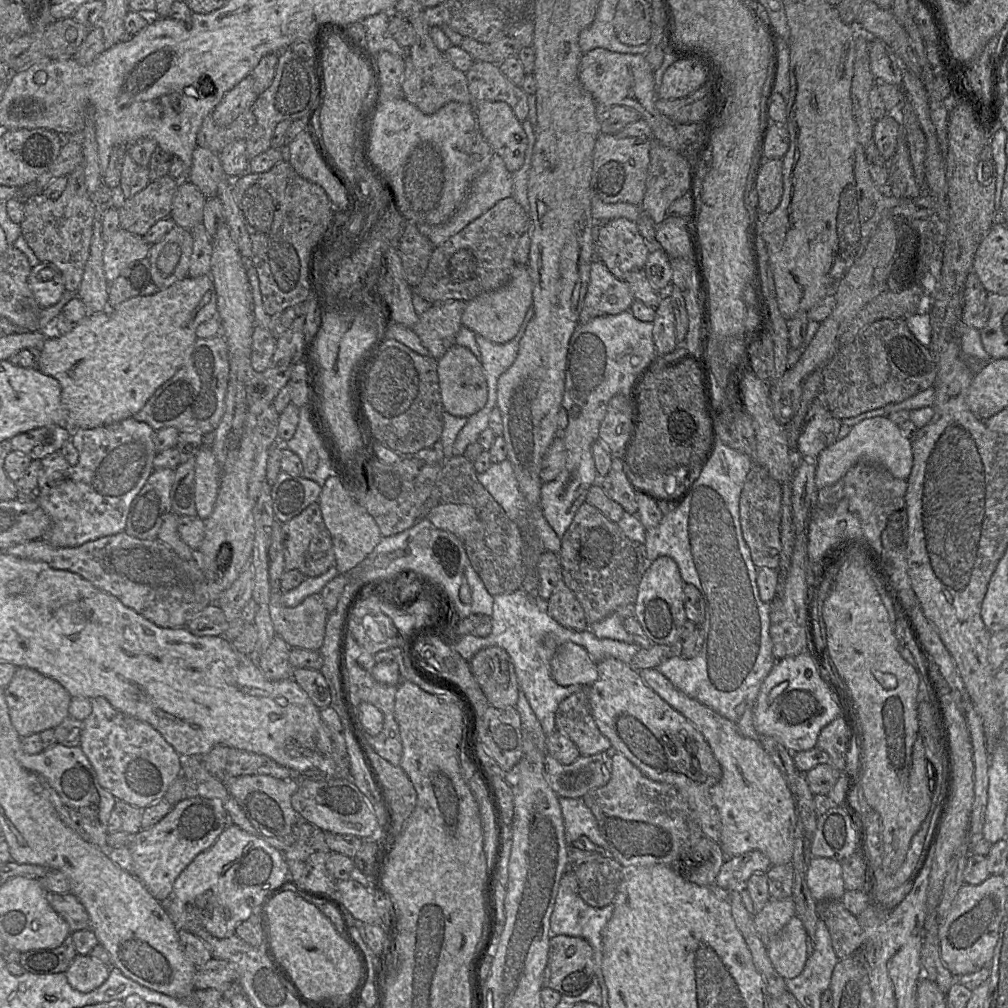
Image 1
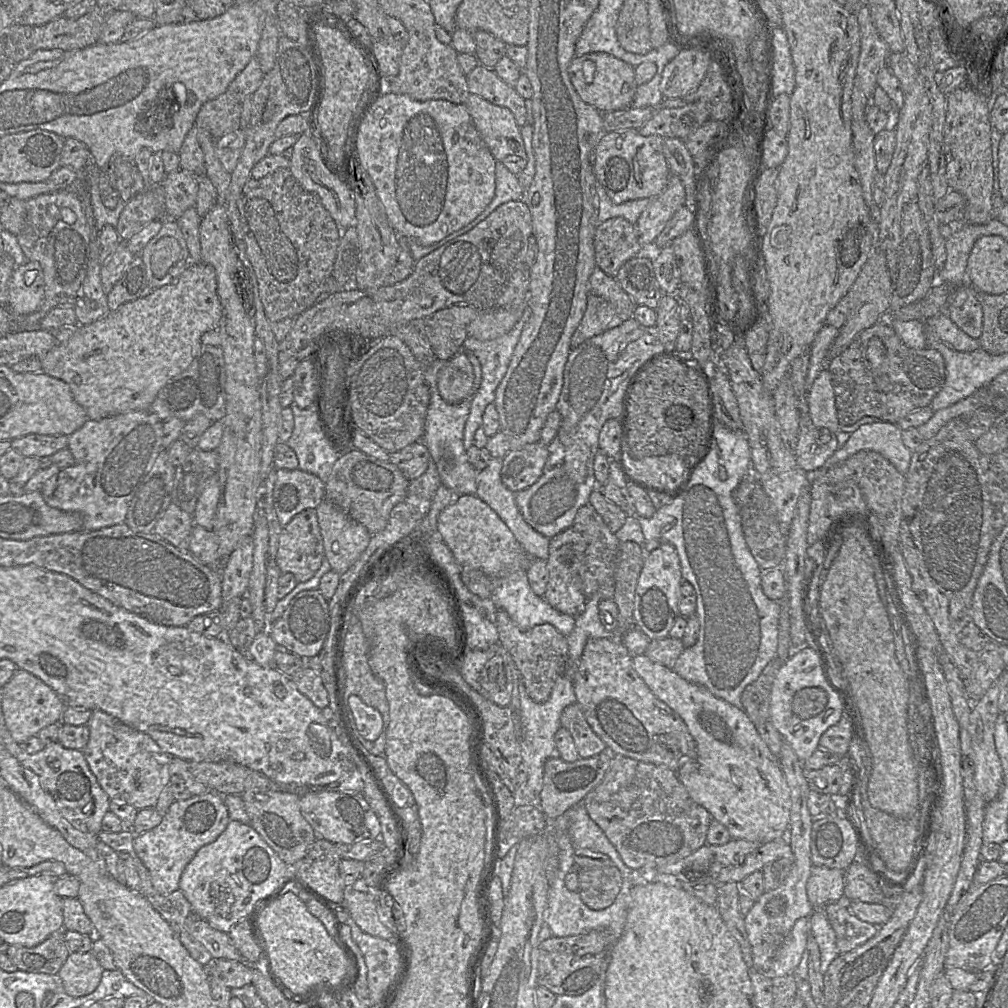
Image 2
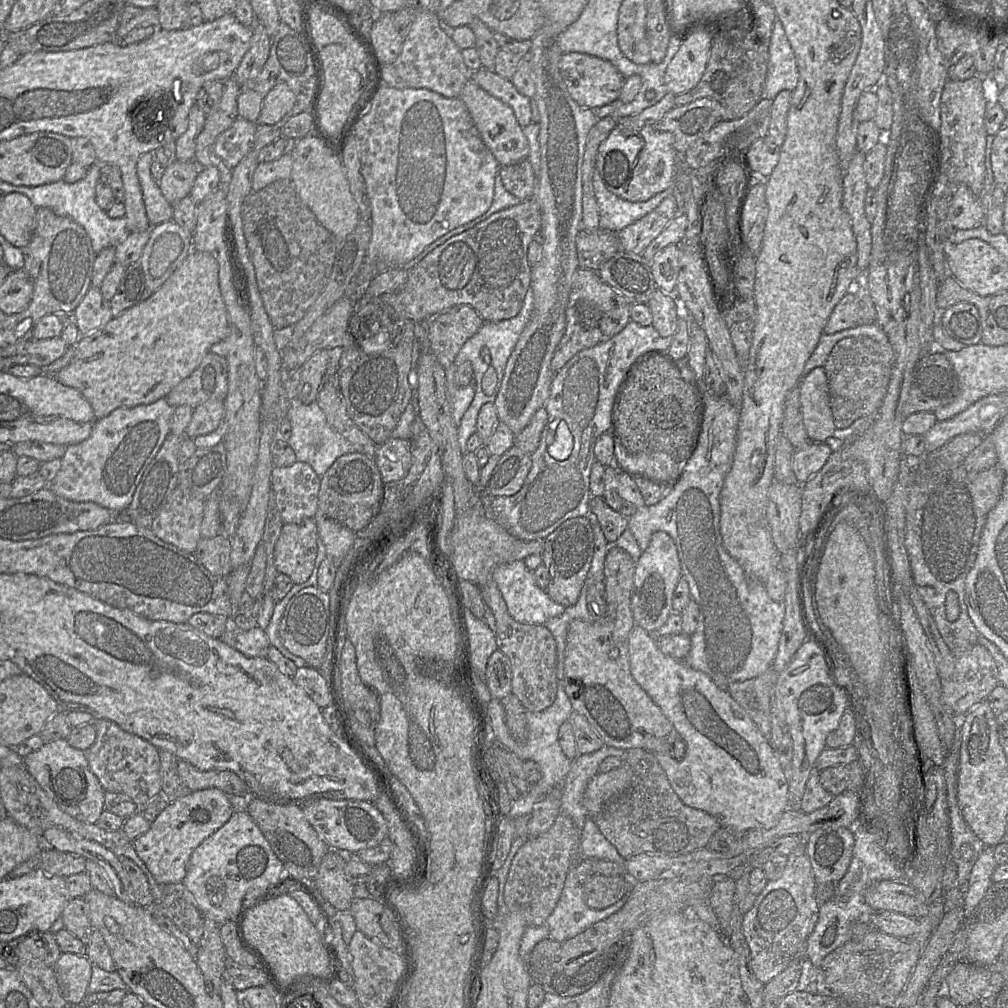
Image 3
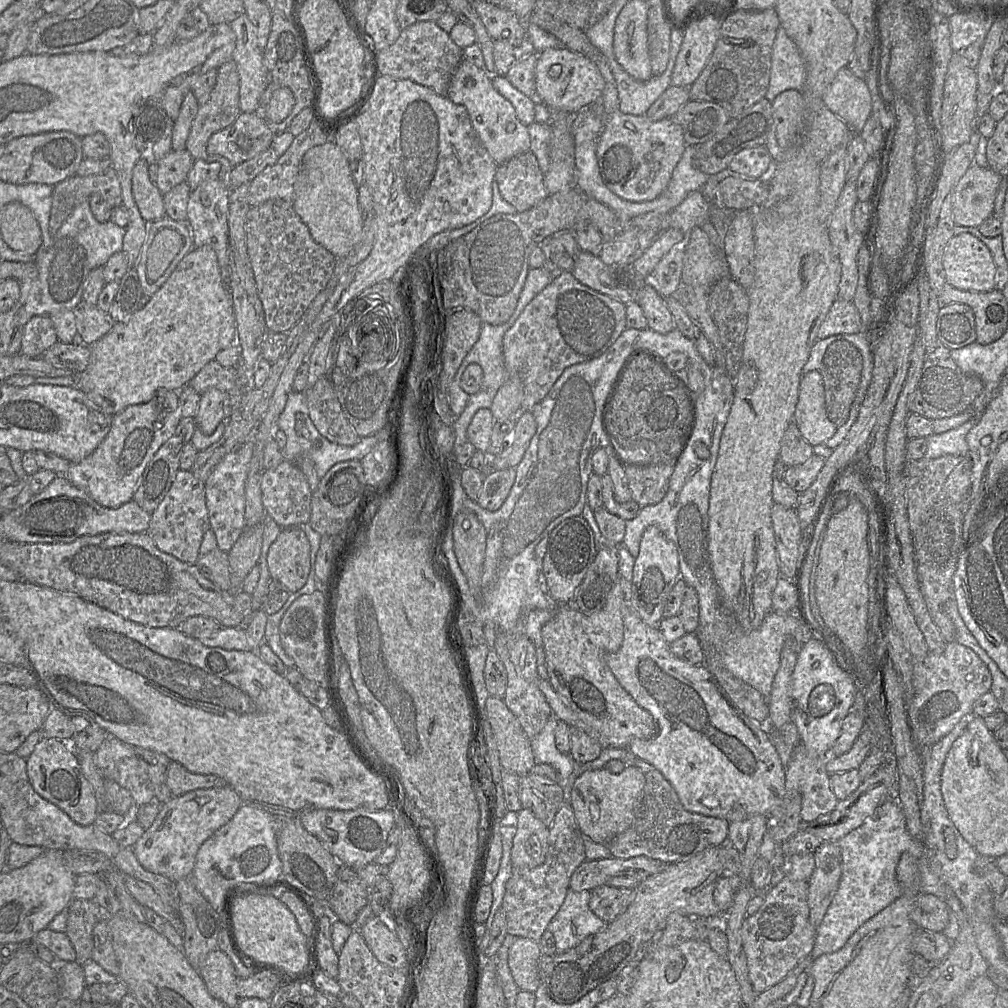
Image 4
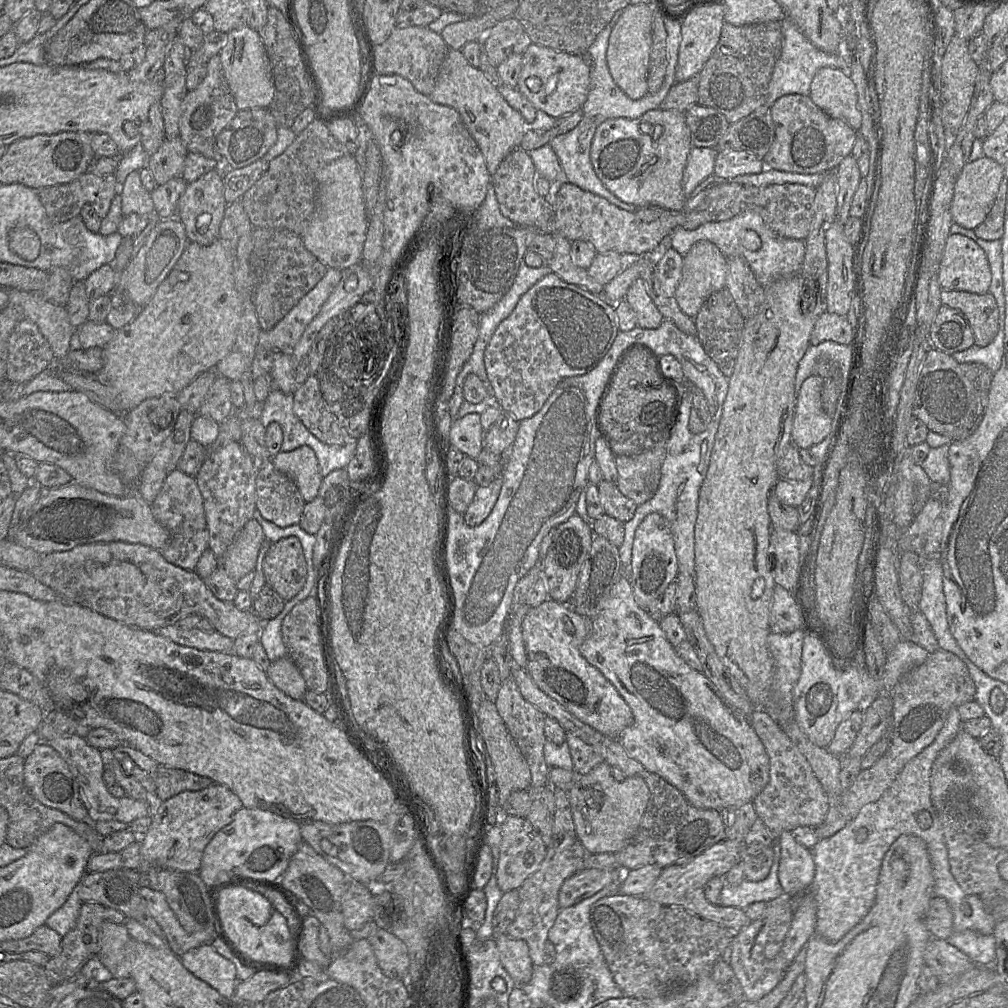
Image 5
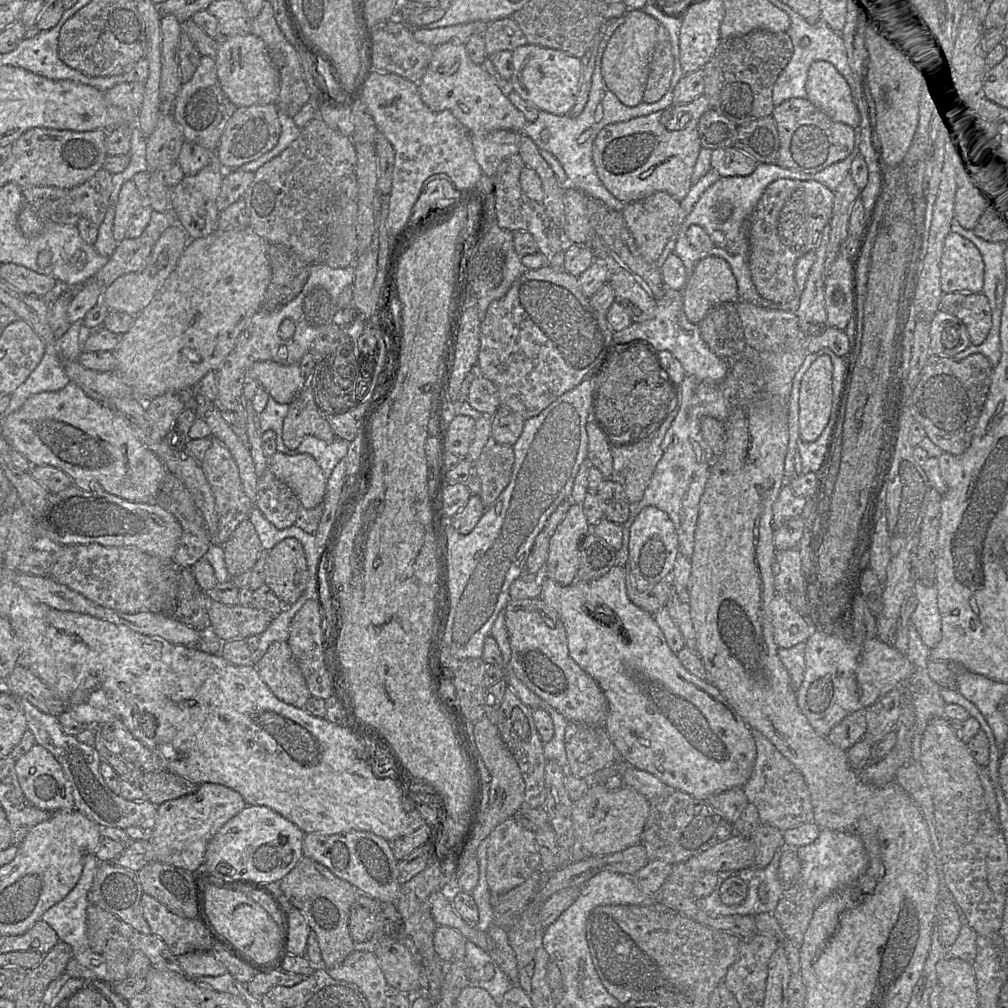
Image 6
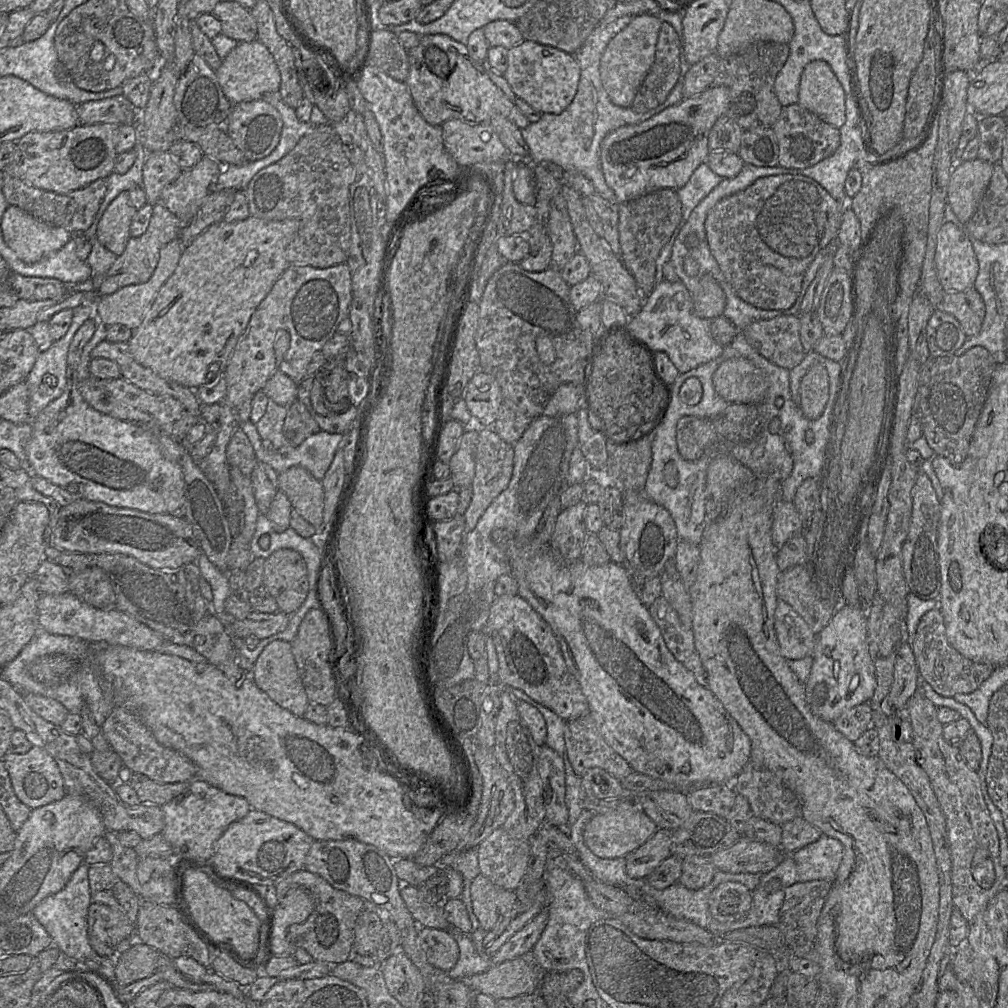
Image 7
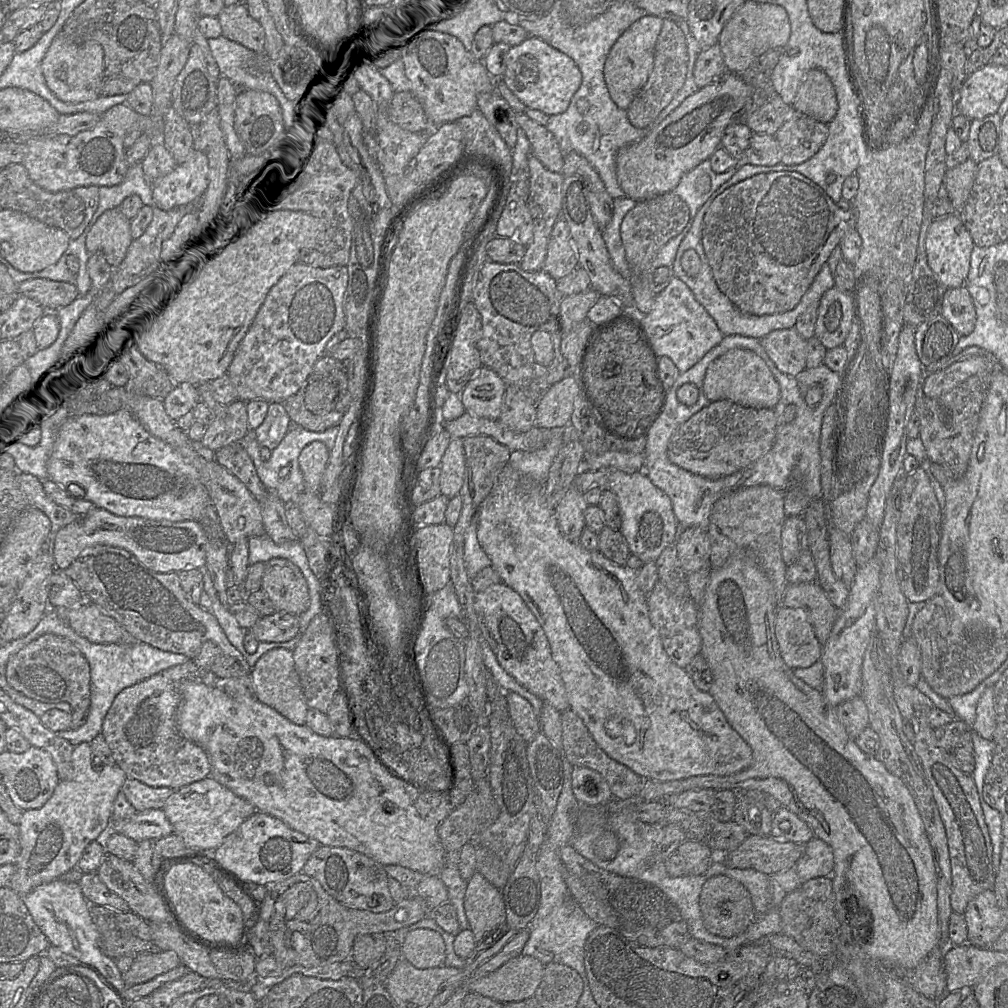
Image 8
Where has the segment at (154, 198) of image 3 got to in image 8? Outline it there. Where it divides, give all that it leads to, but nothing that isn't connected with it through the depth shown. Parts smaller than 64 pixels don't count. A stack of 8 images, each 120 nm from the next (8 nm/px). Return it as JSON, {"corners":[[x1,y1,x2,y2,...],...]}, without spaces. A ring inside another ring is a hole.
{"corners":[[118,206,99,217,86,238,86,249,90,254,103,253,108,264,116,268,125,258,132,241,131,220]]}

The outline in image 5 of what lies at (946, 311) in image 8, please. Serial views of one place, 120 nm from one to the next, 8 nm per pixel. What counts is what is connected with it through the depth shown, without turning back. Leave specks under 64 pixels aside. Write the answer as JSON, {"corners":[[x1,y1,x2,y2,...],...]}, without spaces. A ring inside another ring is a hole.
{"corners":[[942,289,941,303,965,315,975,345,985,347,993,341,999,329,999,309,995,297,989,291,977,294]]}

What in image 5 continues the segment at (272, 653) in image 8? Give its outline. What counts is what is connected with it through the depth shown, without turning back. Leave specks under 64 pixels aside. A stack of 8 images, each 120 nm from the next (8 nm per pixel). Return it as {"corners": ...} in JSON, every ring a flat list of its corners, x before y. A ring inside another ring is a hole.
{"corners":[[289,656,271,662,265,672,269,680,284,694,304,701,306,682]]}

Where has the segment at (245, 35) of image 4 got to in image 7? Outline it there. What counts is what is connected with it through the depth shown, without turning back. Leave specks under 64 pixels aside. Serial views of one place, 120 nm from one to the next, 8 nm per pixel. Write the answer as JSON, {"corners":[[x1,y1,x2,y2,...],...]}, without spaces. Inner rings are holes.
{"corners":[[258,39,238,42,238,45,222,59,216,74,224,95,233,105,263,100,265,94,280,90,281,76,278,66,268,48]]}

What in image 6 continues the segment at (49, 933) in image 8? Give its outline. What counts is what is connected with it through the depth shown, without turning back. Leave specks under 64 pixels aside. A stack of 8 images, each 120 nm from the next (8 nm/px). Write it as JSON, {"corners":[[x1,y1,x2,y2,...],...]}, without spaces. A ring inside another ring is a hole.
{"corners":[[95,854,86,856,85,865,76,885,65,898,46,910,40,918,56,932,59,941,71,946,73,957,88,970,89,975,86,976,86,979,90,980,108,980,105,959,102,954,94,953,90,949,87,937,87,908,90,905,89,891,99,864]]}

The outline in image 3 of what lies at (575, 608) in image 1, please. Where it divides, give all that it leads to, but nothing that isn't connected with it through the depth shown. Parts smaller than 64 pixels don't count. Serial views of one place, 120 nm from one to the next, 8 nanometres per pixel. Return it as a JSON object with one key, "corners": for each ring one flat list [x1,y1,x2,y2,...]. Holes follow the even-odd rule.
{"corners":[[588,516,568,519,543,541,542,564,549,576,546,593,554,602,564,607,572,606,579,599,594,553,594,534,590,519]]}

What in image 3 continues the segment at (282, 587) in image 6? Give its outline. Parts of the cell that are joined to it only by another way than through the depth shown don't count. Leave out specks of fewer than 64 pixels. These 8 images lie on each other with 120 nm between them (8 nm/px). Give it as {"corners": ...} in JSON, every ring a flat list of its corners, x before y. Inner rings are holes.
{"corners":[[305,518,300,522,283,524,274,547,274,565,278,573,286,574,293,584,308,580,317,555,318,531,314,518]]}

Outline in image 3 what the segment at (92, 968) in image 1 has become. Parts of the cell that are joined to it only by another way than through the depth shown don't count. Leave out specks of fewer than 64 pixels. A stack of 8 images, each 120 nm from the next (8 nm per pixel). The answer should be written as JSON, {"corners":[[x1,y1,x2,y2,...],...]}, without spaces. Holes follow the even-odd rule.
{"corners":[[62,953,54,965,60,994,68,1005,80,1004,87,995,92,963,86,956]]}

